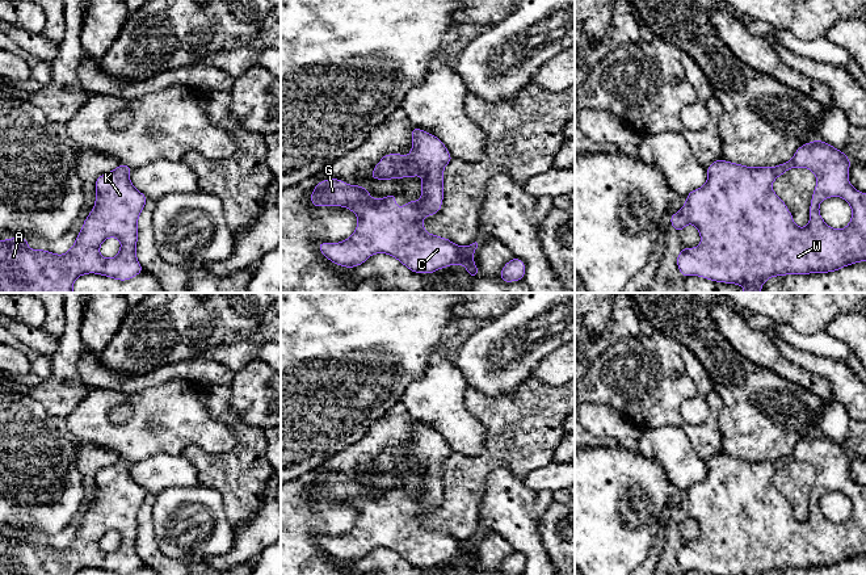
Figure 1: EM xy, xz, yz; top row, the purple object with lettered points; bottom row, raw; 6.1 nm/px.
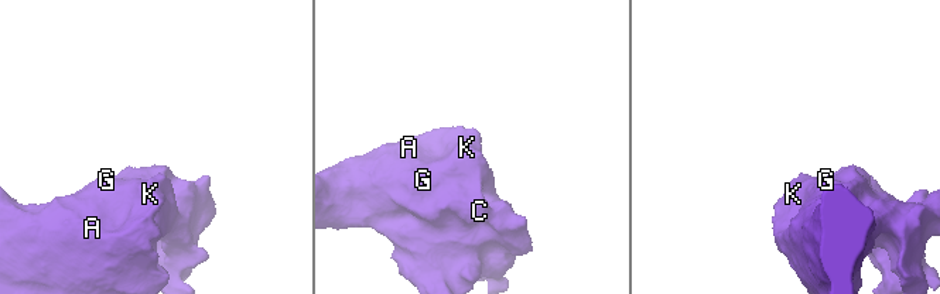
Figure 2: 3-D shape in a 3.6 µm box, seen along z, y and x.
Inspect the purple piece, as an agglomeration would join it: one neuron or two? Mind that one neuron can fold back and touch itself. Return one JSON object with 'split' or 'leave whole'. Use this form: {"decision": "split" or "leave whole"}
{"decision": "leave whole"}

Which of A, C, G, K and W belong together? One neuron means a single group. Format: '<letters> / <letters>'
A C G K W

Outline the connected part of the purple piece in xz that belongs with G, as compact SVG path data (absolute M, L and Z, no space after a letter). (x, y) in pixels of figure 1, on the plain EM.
M413 421L411 431L411 448L386 448L370 471L392 474L421 469L421 492L398 503L395 487L374 494L361 479L349 479L335 471L323 474L311 486L311 499L346 501L357 509L358 517L346 534L318 537L316 541L329 555L345 562L356 562L374 547L387 547L413 567L436 567L462 558L471 572L476 571L479 562L474 557L474 546L478 537L457 540L426 526L423 517L425 511L441 504L443 463L453 450L433 428Z

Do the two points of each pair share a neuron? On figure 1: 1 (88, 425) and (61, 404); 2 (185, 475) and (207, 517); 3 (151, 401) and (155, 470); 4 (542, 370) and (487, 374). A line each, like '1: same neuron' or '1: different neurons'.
1: different neurons
2: different neurons
3: different neurons
4: different neurons

